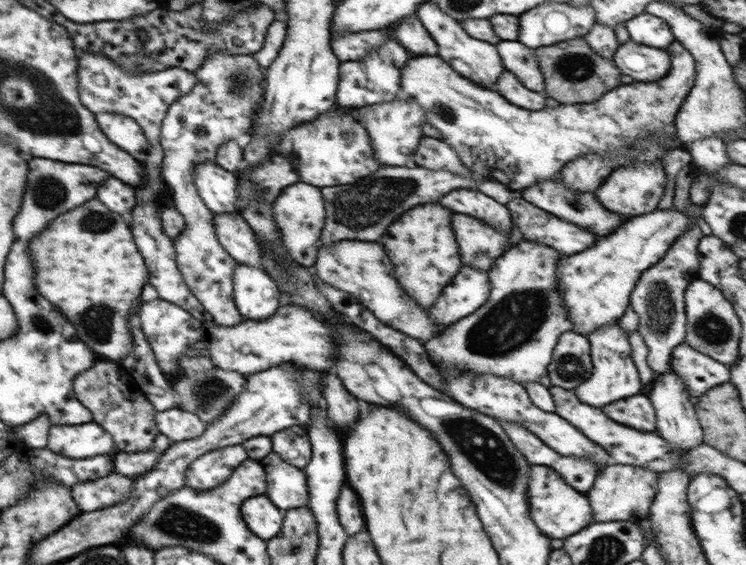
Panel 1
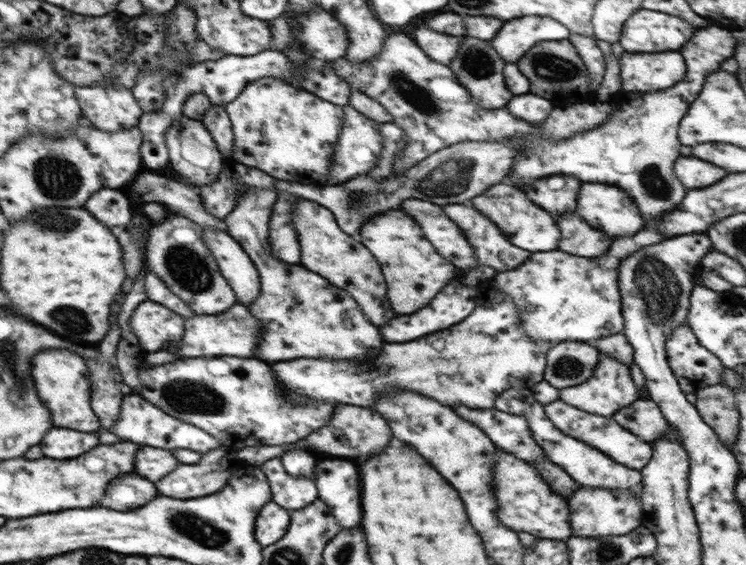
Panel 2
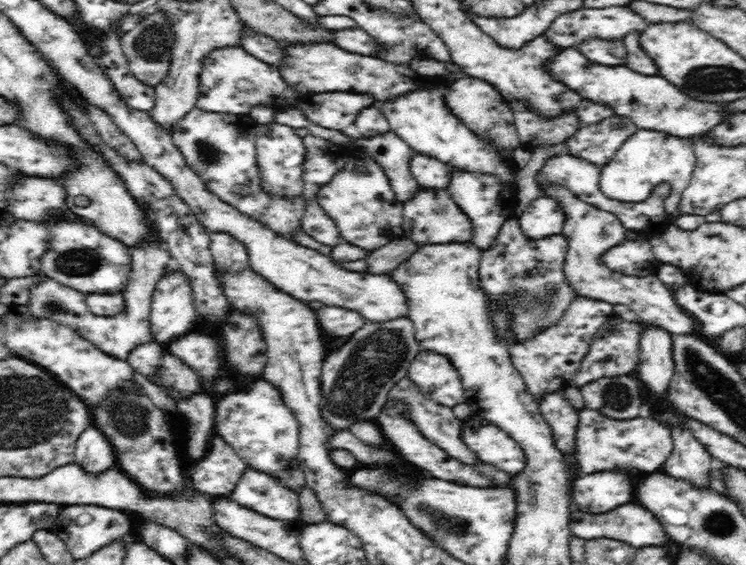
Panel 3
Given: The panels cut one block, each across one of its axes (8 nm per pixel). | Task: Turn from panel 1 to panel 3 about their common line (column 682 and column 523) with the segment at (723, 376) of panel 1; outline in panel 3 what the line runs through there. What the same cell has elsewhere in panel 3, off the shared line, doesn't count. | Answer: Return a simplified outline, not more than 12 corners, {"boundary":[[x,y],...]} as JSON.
{"boundary":[[577,296],[554,326],[510,344],[526,390],[567,386],[613,305]]}

